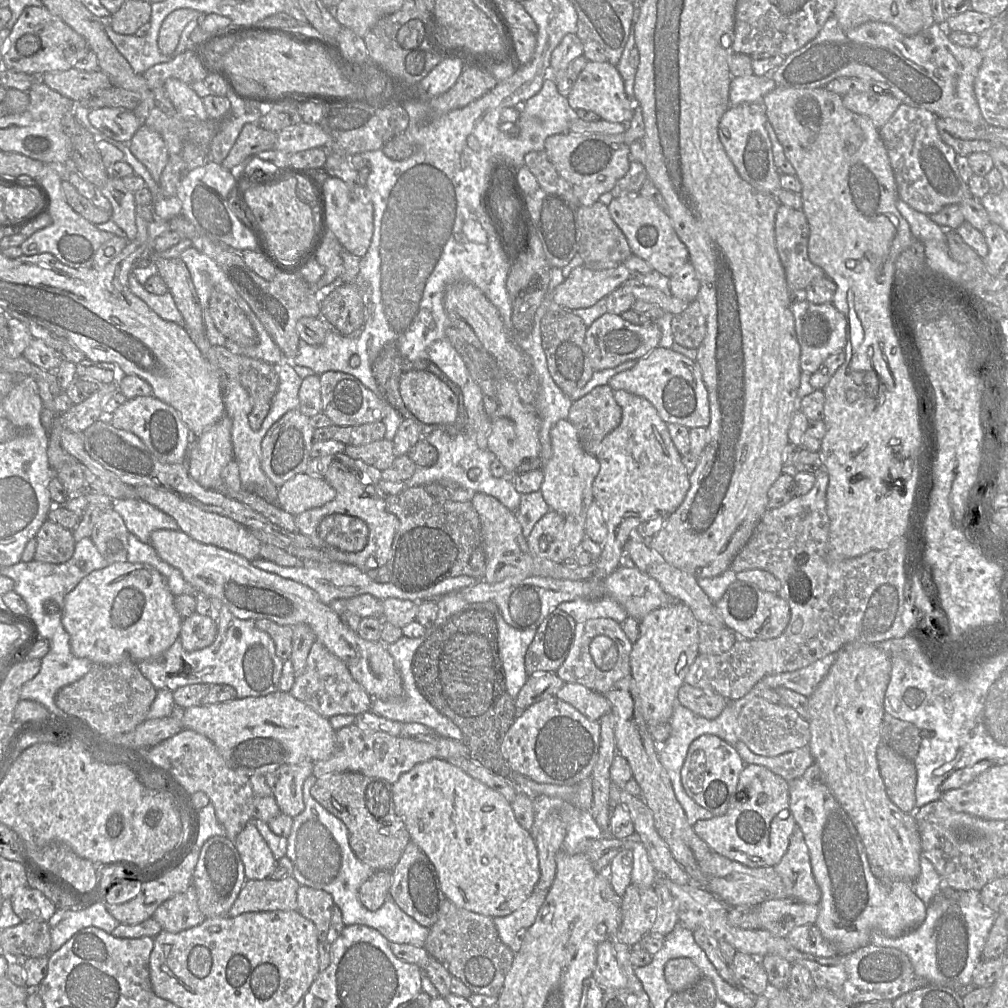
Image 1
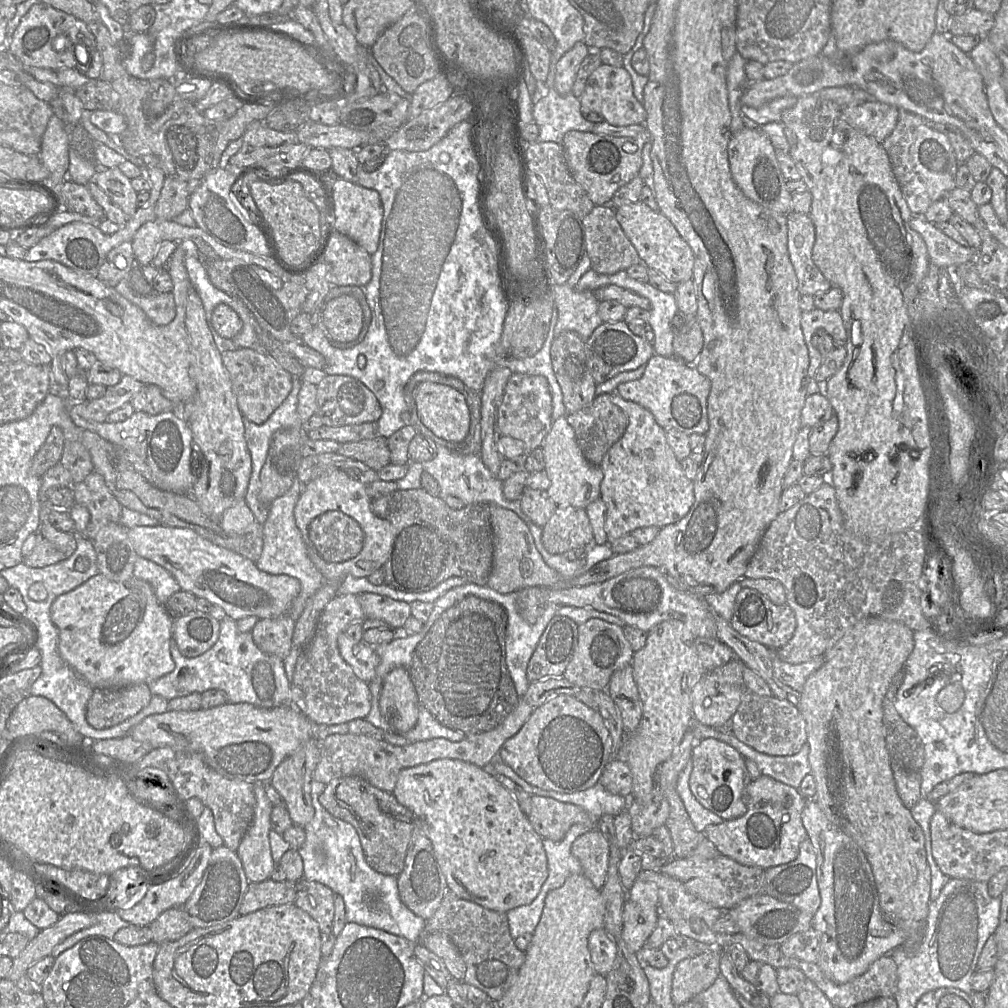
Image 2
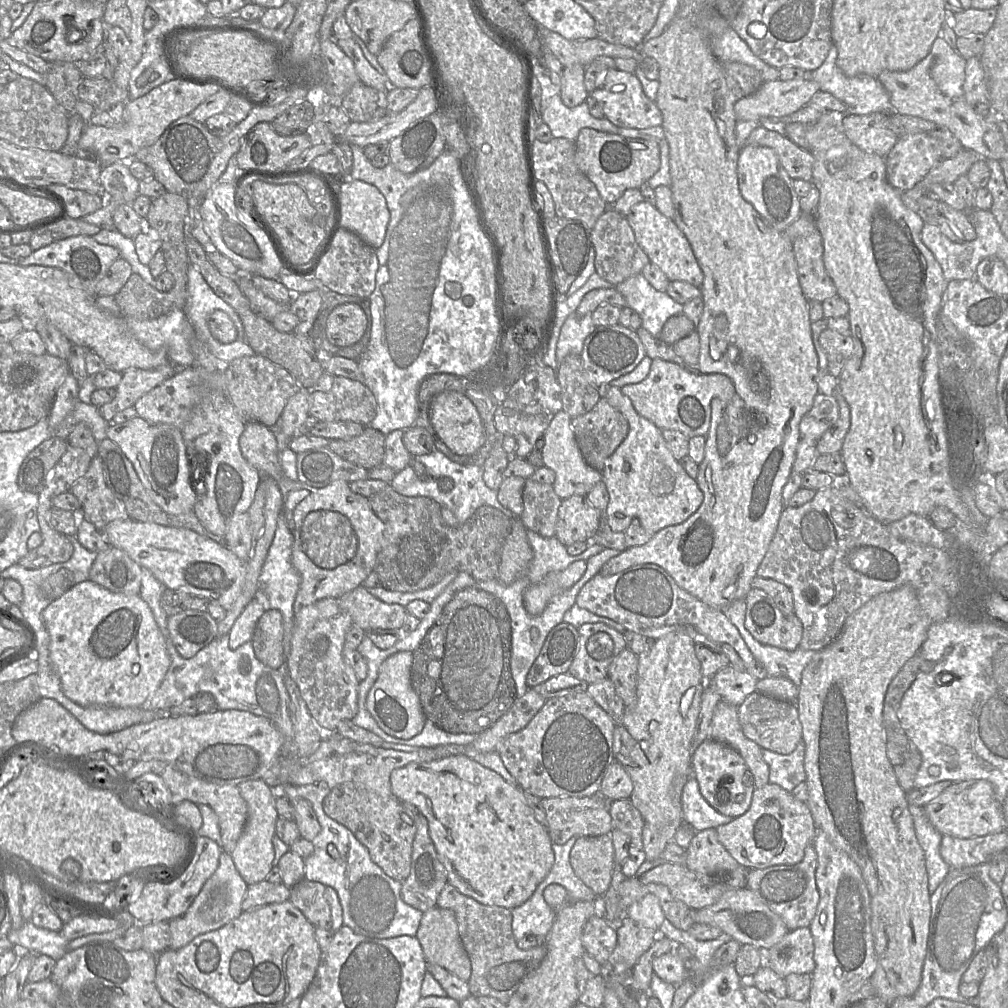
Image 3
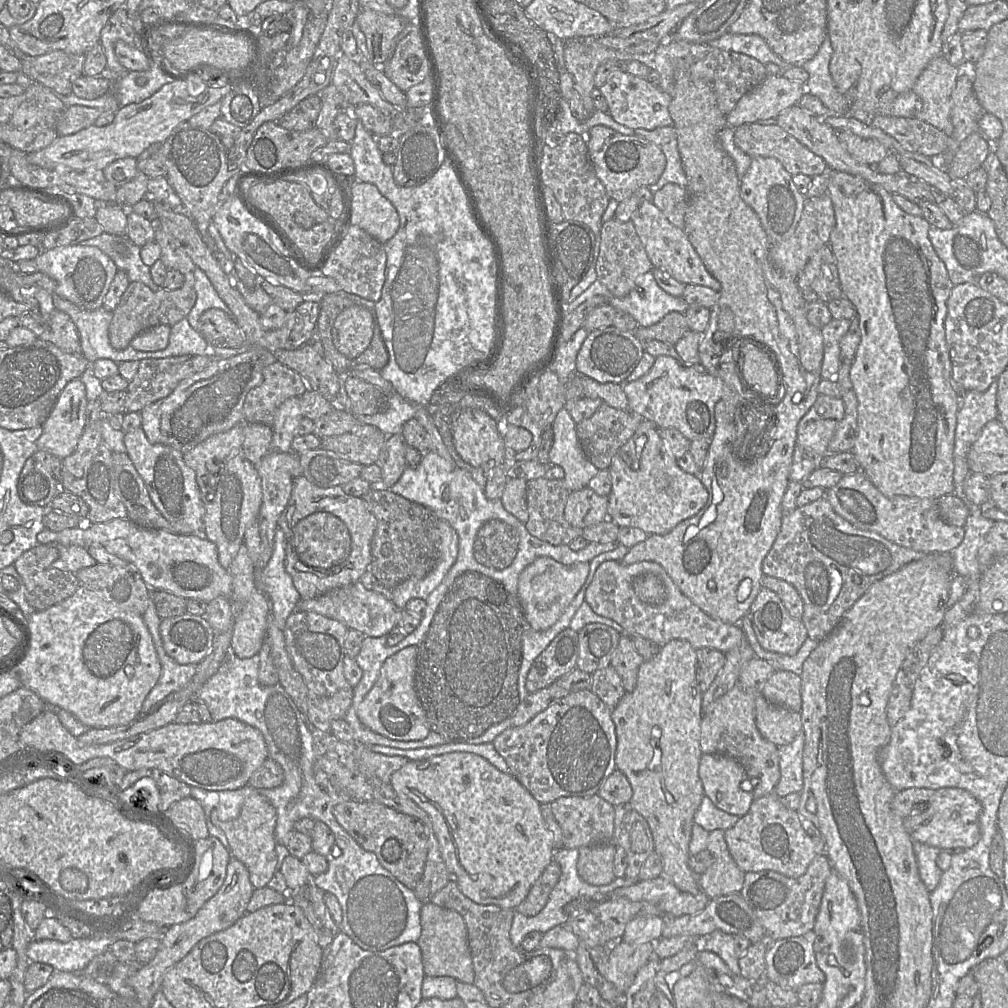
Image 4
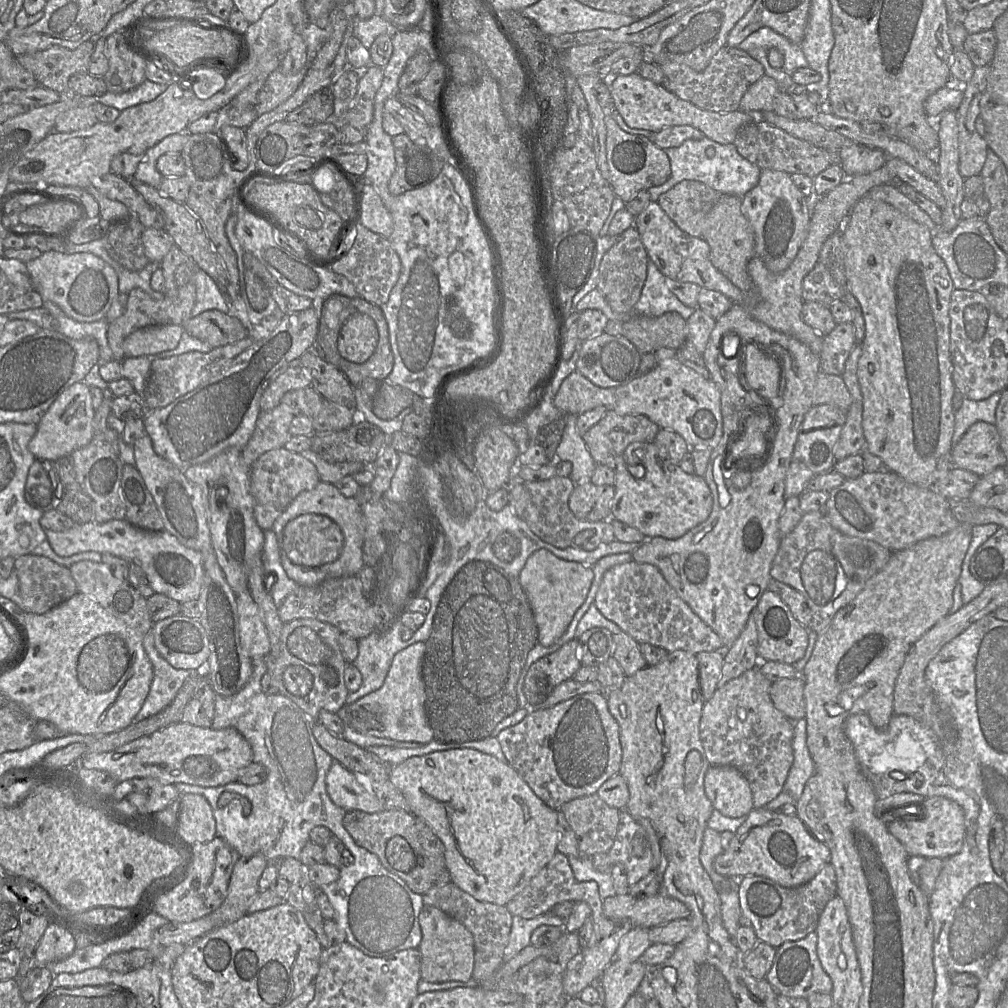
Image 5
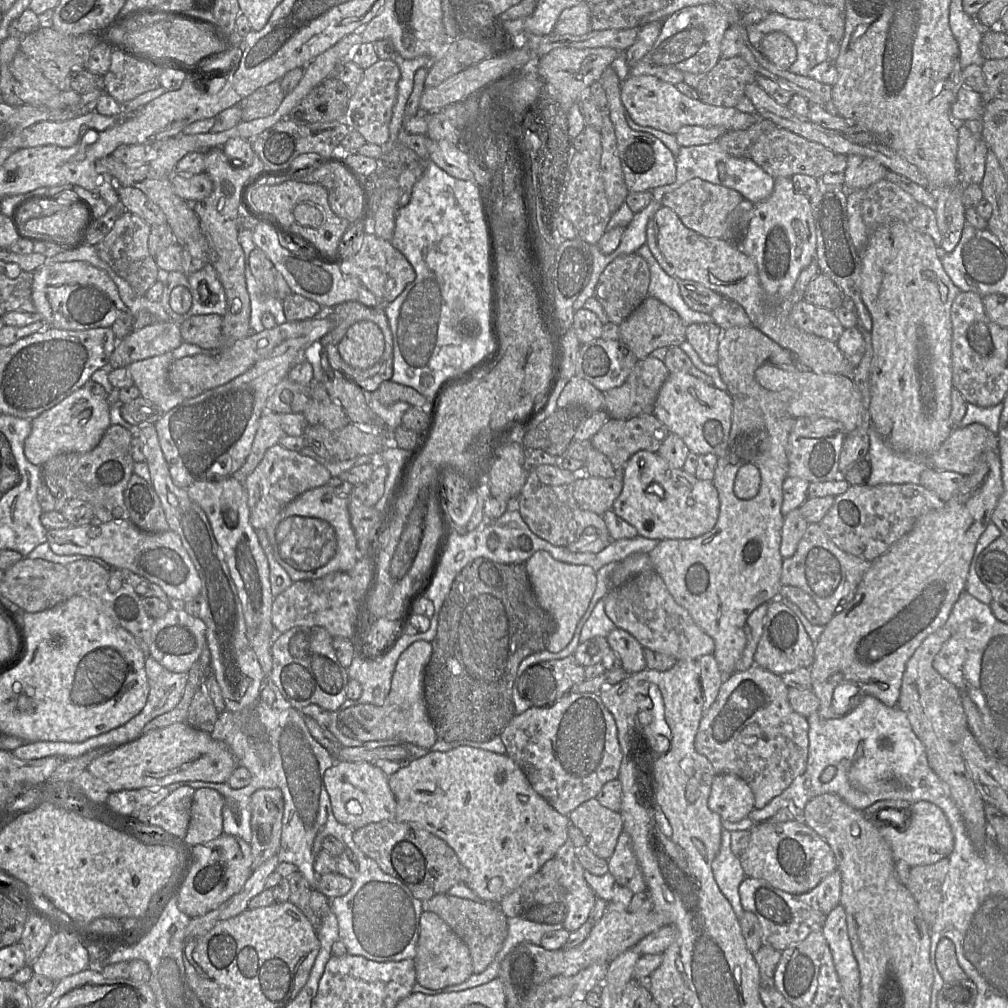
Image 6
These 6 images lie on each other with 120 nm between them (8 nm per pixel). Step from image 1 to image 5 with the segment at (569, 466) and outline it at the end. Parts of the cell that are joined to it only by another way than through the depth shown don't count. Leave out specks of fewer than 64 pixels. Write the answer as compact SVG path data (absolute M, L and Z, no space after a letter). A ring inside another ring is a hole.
M566 414L566 425L556 450L556 459L571 462L572 471L569 477L575 484L582 484L591 481L597 464L577 431L577 416Z

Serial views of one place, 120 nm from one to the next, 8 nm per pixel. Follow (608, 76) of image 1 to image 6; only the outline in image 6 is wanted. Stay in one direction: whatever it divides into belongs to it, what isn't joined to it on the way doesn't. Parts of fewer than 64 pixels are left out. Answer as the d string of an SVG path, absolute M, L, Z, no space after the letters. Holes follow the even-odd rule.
M629 75L621 82L621 101L636 124L674 136L684 126L719 127L727 132L747 129L760 119L758 115L742 113L736 108L712 106L686 97L674 85L653 76Z

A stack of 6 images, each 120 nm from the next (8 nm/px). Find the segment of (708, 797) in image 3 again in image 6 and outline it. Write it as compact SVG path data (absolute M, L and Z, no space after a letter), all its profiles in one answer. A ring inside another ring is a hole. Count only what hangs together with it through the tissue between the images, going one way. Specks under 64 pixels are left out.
M716 774L711 785L708 807L724 821L739 822L754 809L754 795L742 778L733 774Z

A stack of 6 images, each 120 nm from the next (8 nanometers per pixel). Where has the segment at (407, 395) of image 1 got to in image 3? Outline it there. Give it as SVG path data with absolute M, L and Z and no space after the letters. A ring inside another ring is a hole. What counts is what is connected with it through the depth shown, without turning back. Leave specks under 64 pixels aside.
M444 391L436 395L430 405L429 417L435 435L458 455L472 455L485 443L485 429L475 405L463 394Z

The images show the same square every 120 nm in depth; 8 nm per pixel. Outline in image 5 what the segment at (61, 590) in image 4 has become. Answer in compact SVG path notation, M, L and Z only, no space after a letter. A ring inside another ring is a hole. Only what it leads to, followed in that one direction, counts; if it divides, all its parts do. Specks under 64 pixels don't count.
M27 554L17 557L14 568L19 579L19 596L24 612L44 614L78 593L70 569L45 556Z

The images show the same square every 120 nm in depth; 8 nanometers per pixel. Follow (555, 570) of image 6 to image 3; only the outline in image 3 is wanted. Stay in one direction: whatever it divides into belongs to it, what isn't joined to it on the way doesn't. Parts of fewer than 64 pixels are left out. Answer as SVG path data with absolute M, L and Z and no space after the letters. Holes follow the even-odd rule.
M578 560L565 570L548 573L539 582L529 585L523 594L526 611L532 616L540 615L550 600L578 582L586 569L587 561Z

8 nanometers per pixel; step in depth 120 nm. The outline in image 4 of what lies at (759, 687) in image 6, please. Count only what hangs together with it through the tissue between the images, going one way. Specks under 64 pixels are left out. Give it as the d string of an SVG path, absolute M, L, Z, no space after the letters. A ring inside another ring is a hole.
M737 684L735 687L733 687L728 693L718 698L716 701L714 701L708 709L703 713L702 721L701 721L701 727L700 727L700 739L699 739L699 745L701 752L703 754L722 754L729 756L733 759L735 759L744 769L753 790L753 798L758 799L764 796L767 796L771 793L774 793L774 788L779 781L780 778L780 770L779 770L779 754L778 754L778 747L771 743L770 741L766 740L761 733L759 732L757 726L756 726L756 708L755 708L755 699L756 695L760 693L752 693L748 690L746 690L741 685Z

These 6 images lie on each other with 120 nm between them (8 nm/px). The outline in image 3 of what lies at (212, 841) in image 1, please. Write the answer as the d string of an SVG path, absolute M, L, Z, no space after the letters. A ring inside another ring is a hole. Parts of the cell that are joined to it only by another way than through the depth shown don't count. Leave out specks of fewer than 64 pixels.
M222 851L216 871L204 883L188 910L182 916L169 921L169 949L183 948L197 936L218 930L237 918L242 913L241 905L247 888L248 885L237 871L231 855Z

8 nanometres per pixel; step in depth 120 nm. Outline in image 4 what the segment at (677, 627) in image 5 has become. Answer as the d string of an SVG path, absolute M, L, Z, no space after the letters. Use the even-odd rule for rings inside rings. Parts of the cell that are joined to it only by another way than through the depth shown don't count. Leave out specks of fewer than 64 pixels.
M606 561L599 565L586 589L585 602L592 610L605 618L618 623L628 636L641 636L664 646L672 640L686 640L696 650L714 648L727 653L741 644L744 632L739 625L727 624L706 614L685 596L667 571L658 563L641 561L625 565L618 561Z

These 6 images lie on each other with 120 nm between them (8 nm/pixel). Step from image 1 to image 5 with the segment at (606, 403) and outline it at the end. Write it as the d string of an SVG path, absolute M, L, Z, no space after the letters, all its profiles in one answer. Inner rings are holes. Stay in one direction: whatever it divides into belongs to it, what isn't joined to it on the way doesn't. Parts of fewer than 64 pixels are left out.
M608 409L582 438L596 464L615 470L617 457L633 442L654 442L660 427L645 415L618 415Z

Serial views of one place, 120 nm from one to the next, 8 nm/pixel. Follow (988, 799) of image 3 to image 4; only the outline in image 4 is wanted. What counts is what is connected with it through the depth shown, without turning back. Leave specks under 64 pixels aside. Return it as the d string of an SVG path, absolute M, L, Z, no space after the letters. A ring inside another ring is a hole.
M961 788L936 790L927 804L903 819L903 824L914 842L921 842L940 850L958 851L973 847L980 839L980 802Z

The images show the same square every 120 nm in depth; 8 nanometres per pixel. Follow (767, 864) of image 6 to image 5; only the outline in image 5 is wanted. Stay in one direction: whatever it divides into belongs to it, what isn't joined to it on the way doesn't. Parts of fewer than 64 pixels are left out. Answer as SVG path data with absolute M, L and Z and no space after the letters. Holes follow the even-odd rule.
M754 808L734 833L729 847L713 862L715 871L723 877L761 876L785 888L809 882L821 868L830 863L830 850L817 839L796 815Z

